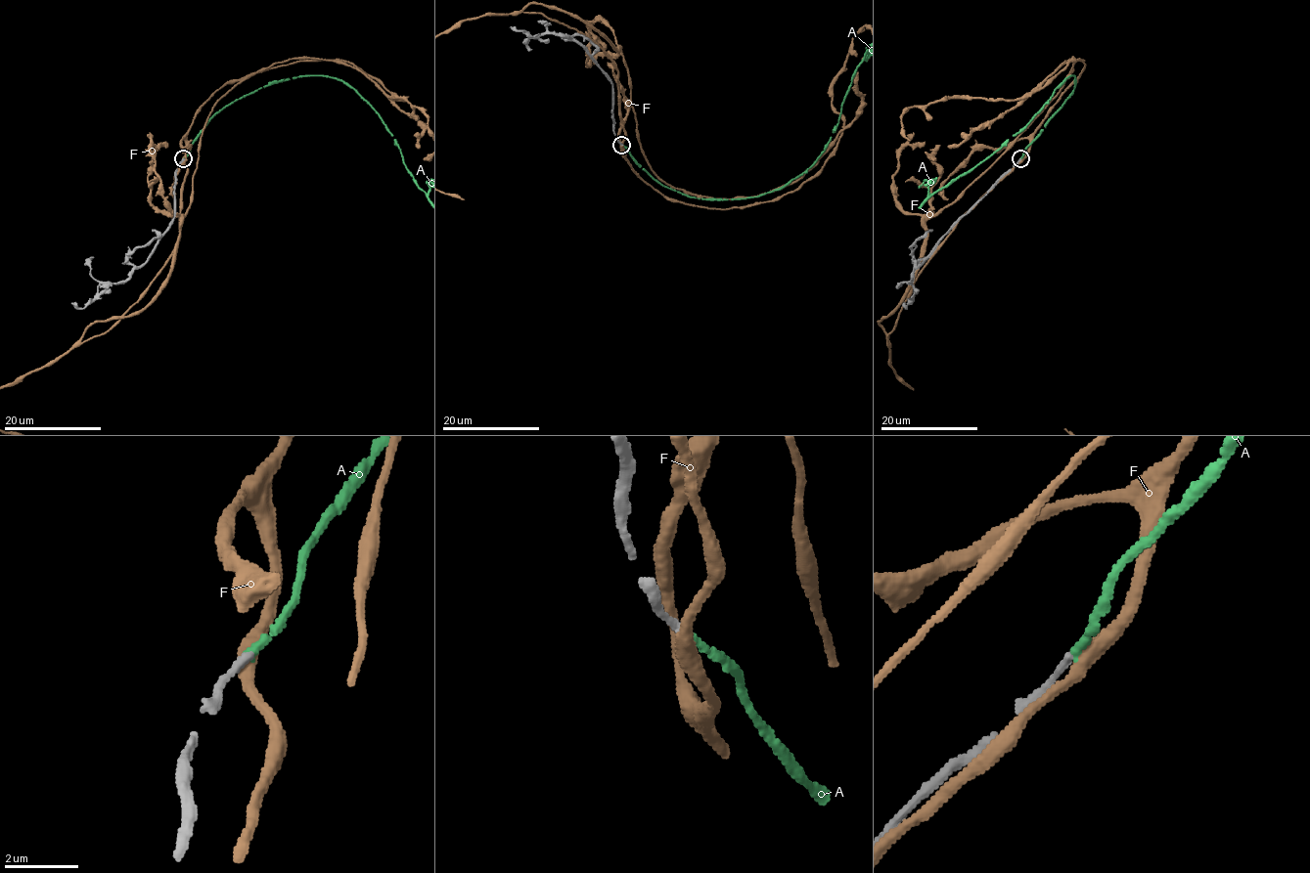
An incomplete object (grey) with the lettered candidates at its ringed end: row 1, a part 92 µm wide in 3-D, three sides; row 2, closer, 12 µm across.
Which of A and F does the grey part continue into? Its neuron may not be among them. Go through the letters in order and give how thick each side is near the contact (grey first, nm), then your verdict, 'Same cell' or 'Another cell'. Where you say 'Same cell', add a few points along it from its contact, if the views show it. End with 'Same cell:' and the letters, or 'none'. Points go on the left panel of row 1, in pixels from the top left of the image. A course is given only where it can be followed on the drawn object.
A: Thickness 220 nm (grey) against 200 nm. Same cell
F: Thickness 240 nm (grey) against 380 nm. Another cell
Same cell: A

